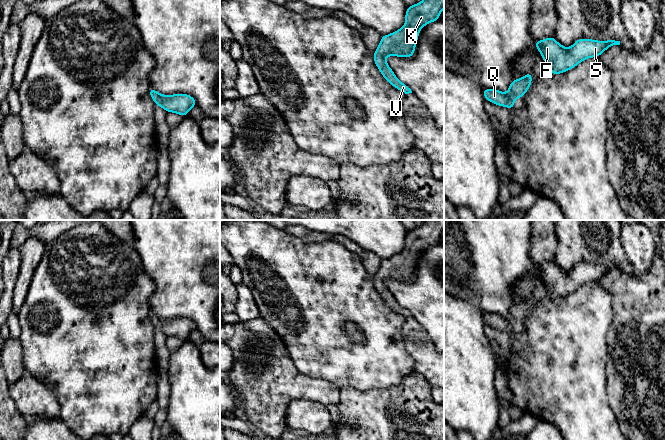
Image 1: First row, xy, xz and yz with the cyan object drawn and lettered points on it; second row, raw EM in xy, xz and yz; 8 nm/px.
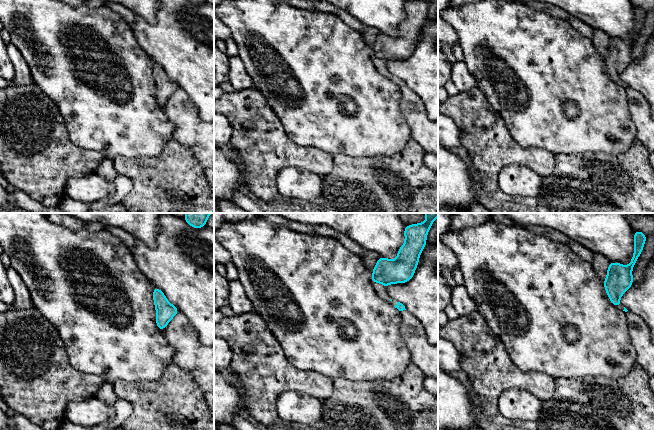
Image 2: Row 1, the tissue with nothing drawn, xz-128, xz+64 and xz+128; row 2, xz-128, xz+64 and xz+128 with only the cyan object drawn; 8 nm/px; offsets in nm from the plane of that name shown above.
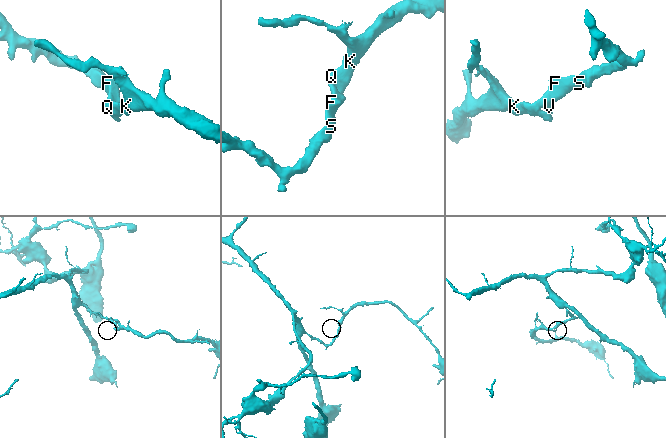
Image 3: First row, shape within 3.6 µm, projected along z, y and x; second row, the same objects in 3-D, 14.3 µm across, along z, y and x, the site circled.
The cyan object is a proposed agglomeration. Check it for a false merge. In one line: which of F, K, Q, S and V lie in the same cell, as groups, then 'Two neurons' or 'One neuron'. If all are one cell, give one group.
Groups: F K Q S V. One neuron

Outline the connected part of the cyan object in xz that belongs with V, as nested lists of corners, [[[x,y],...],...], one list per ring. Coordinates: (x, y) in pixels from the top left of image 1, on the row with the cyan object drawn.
[[[422,0],[418,4],[408,6],[405,14],[405,25],[389,35],[382,35],[381,42],[374,51],[374,62],[383,77],[393,87],[405,94],[412,93],[411,89],[398,80],[384,58],[390,55],[412,57],[420,29],[430,22],[437,21],[443,8],[444,0]]]

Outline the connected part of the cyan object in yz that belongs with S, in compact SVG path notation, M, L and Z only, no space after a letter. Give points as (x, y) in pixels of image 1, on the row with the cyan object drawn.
M552 36L535 41L534 44L546 62L550 73L560 74L576 67L587 58L599 57L609 47L620 45L620 41L578 39L570 48L565 48Z

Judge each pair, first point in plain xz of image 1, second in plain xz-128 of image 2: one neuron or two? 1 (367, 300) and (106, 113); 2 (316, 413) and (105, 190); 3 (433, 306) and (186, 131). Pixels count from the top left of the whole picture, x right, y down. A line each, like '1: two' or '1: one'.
1: one
2: one
3: two

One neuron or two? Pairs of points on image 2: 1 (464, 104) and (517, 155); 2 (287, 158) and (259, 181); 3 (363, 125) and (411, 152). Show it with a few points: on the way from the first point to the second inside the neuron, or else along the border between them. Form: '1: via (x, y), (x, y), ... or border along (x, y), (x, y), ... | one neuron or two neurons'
1: via (478, 118), (489, 128), (489, 133), (503, 147) | one neuron
2: via (280, 160), (266, 174) | one neuron
3: border along (409, 125), (408, 142), (391, 155), (380, 154) | two neurons

